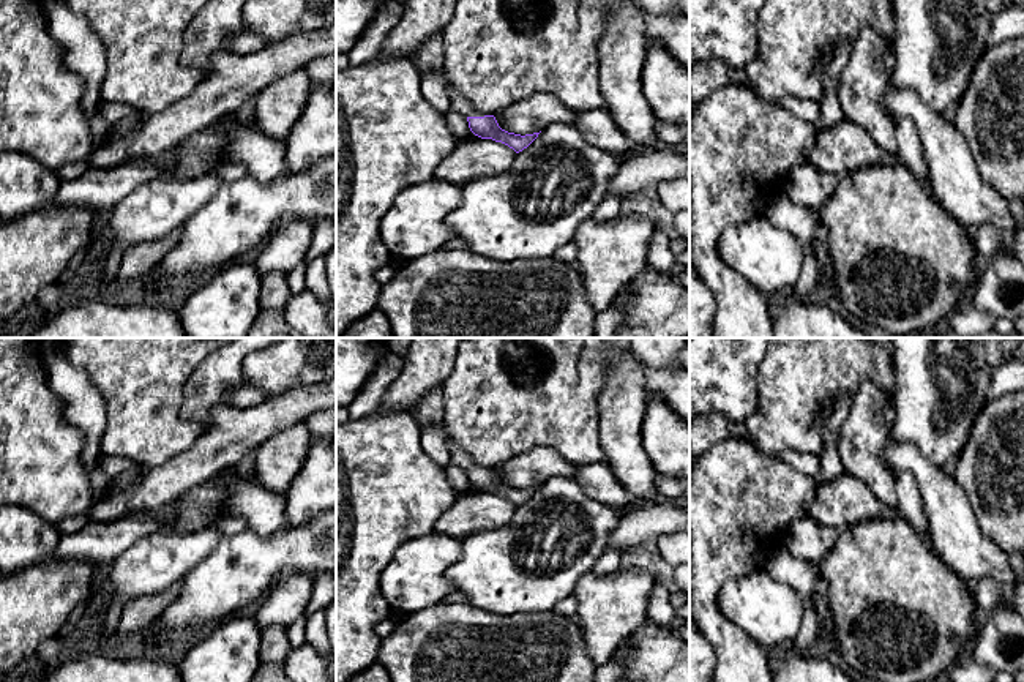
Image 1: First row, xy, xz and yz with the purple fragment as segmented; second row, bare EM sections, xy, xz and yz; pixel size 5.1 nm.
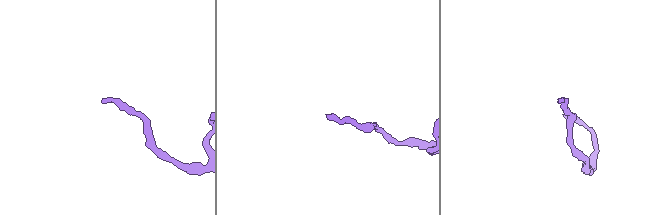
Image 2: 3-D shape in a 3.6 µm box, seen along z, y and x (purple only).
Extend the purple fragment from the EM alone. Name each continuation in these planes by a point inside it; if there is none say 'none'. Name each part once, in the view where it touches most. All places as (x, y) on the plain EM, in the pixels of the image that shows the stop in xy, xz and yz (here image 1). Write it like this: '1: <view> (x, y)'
1: xz (458, 455)

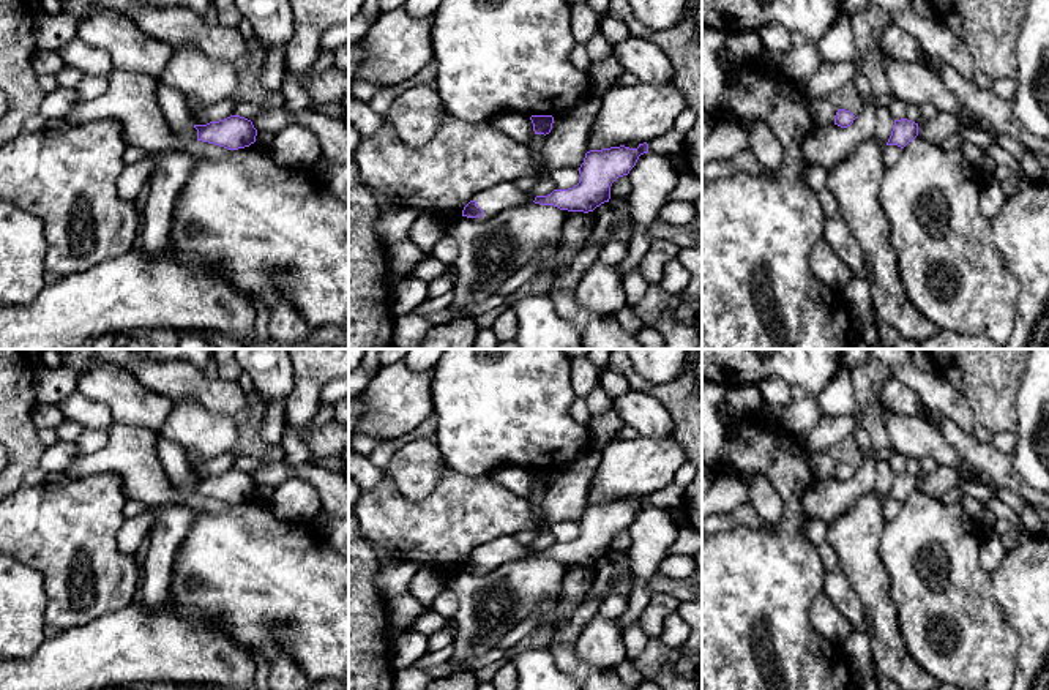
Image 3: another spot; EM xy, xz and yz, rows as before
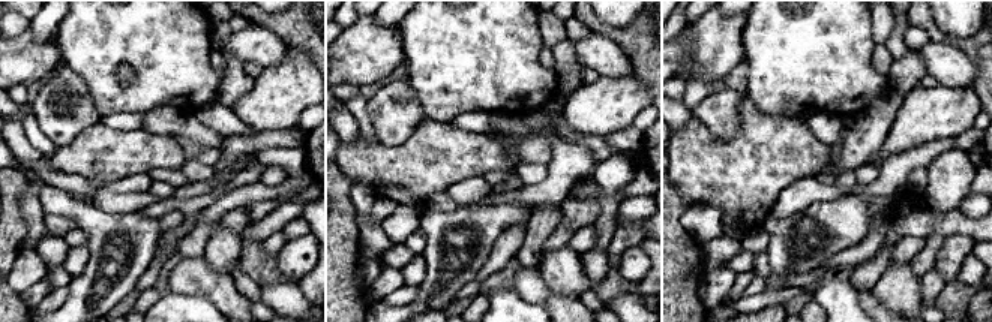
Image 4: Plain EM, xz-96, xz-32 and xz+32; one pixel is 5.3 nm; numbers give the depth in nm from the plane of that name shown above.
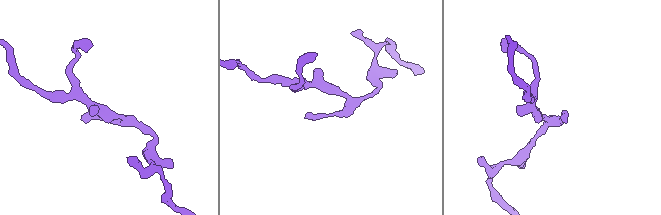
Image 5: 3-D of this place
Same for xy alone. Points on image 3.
none

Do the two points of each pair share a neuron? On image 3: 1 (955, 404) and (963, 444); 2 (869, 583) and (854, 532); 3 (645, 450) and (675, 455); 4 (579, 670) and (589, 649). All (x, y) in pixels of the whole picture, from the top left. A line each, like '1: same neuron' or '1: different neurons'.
1: different neurons
2: same neuron
3: same neuron
4: different neurons

